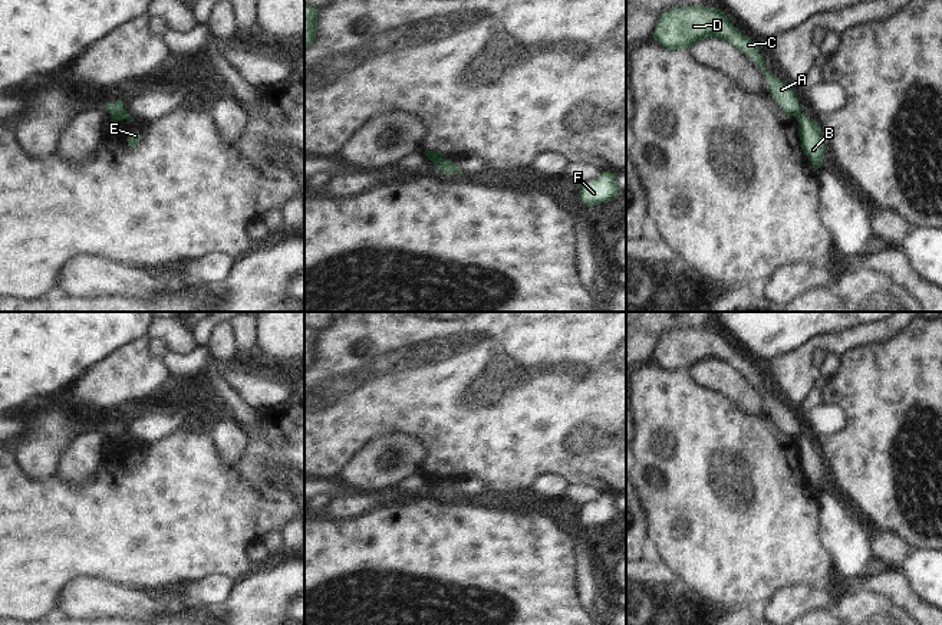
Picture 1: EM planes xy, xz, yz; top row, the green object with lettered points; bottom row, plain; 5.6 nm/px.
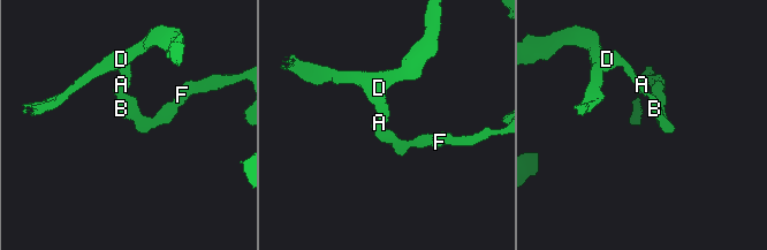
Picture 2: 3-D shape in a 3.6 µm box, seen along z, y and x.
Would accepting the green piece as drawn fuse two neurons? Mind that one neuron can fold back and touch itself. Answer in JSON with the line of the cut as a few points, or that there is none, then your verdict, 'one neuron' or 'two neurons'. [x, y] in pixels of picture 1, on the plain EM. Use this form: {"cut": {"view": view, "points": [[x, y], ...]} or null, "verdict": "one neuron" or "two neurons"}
{"cut": {"view": "xy", "points": [[127, 434], [111, 437]]}, "verdict": "two neurons"}

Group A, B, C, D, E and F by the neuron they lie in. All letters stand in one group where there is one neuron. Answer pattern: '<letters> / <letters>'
A C D / B E F

